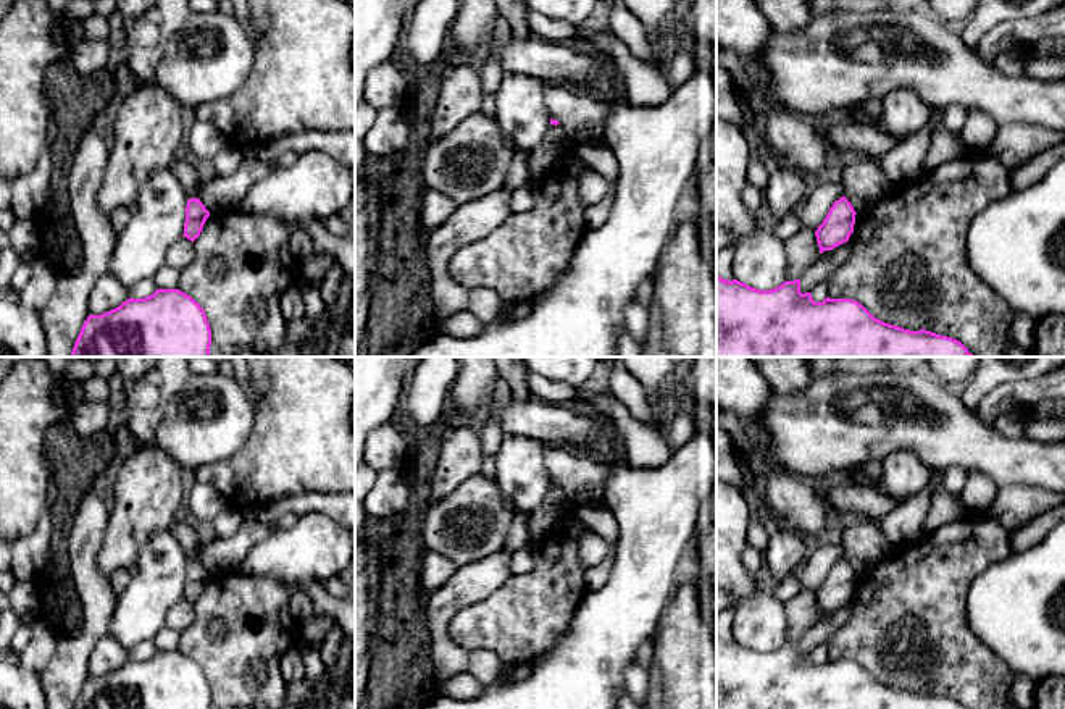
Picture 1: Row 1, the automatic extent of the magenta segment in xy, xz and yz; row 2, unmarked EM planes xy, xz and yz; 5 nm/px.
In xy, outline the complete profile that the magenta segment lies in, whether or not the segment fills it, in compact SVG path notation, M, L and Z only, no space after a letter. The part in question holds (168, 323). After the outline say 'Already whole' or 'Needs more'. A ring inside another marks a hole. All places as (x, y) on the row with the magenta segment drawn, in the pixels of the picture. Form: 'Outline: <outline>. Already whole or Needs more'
Outline: M157 289L144 299L89 315L69 357L210 357L211 329L205 310L179 289Z. Already whole

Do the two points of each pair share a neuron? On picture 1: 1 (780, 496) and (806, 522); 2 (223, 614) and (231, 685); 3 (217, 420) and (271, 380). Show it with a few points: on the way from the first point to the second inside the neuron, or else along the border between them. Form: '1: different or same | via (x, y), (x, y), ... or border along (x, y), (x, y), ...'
1: same | via (786, 503), (799, 516)
2: same | via (231, 632), (231, 667)
3: different | border along (255, 409), (252, 432), (242, 444)

